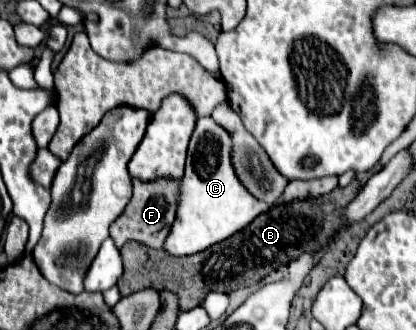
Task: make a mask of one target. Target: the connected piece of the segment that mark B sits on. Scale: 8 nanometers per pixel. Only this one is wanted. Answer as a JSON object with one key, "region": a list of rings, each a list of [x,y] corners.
{"region":[[[352,180],[348,186],[336,186],[334,192],[320,196],[318,200],[294,200],[294,204],[272,206],[238,234],[192,256],[170,256],[166,250],[152,250],[130,240],[120,248],[124,260],[124,274],[118,280],[120,292],[122,296],[128,296],[148,286],[158,292],[172,290],[178,292],[180,310],[184,312],[198,306],[208,292],[232,292],[236,288],[254,286],[282,264],[288,264],[310,250],[318,252],[318,248],[328,244],[342,226],[342,210],[358,196],[358,192],[360,182]]]}

